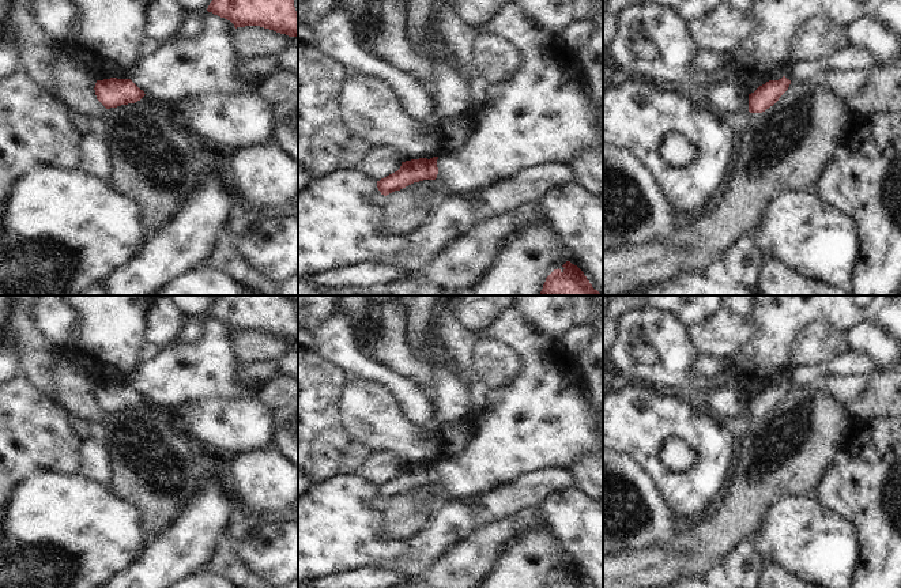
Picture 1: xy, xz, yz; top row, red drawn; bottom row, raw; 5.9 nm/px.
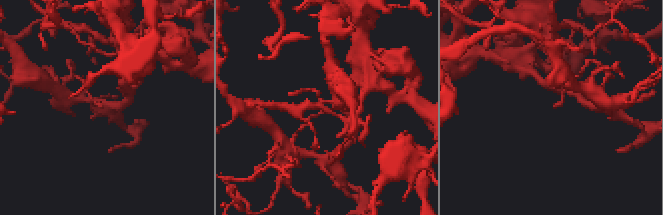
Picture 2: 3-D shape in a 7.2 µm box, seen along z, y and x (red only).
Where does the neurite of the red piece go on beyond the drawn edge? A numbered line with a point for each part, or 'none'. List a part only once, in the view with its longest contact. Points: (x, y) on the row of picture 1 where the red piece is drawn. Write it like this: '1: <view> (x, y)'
none.

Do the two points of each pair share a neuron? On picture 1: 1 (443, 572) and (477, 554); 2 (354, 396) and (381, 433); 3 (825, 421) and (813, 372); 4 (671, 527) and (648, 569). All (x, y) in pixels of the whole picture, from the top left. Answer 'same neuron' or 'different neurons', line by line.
1: same neuron
2: same neuron
3: different neurons
4: different neurons

